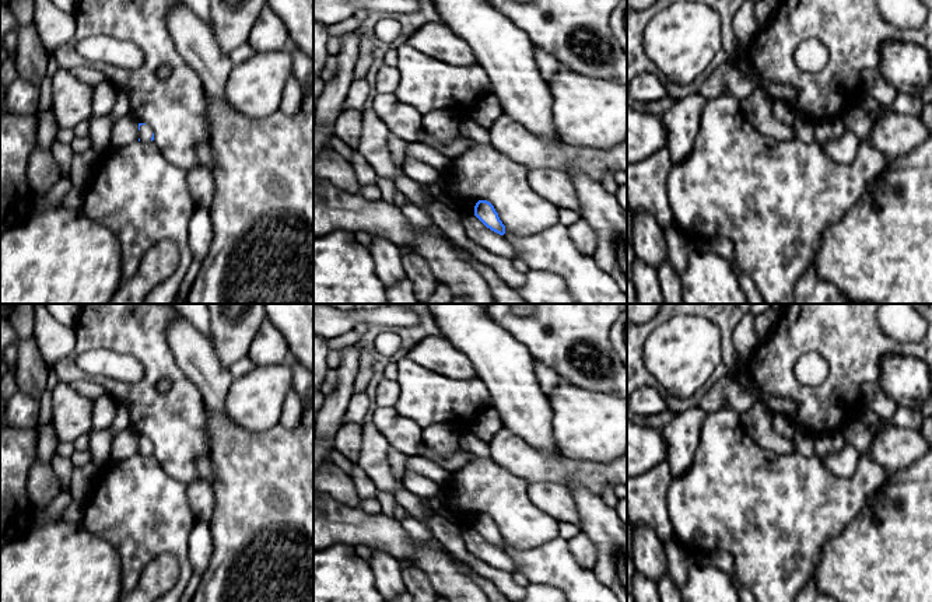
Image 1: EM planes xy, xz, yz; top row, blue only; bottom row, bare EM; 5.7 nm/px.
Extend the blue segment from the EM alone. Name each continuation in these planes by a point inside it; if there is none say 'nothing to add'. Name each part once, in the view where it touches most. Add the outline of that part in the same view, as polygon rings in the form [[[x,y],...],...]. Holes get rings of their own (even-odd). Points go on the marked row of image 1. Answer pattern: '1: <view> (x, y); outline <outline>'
1: xy (144, 133); outline [[[141,125],[140,126],[140,130],[139,130],[139,139],[140,139],[140,141],[150,143],[151,141],[151,137],[153,137],[151,127],[147,126],[147,125]]]

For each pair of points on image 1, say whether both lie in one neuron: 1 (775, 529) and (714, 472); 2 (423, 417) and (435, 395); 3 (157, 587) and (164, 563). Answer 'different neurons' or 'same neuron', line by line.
1: same neuron
2: same neuron
3: same neuron

